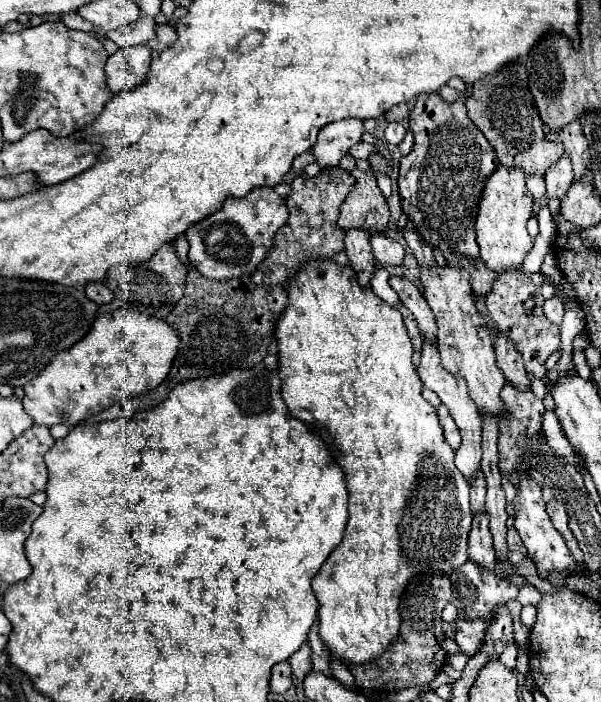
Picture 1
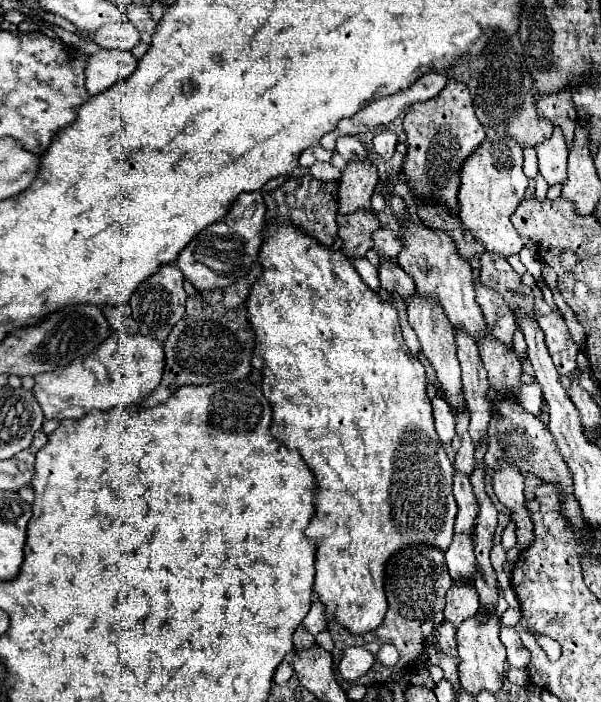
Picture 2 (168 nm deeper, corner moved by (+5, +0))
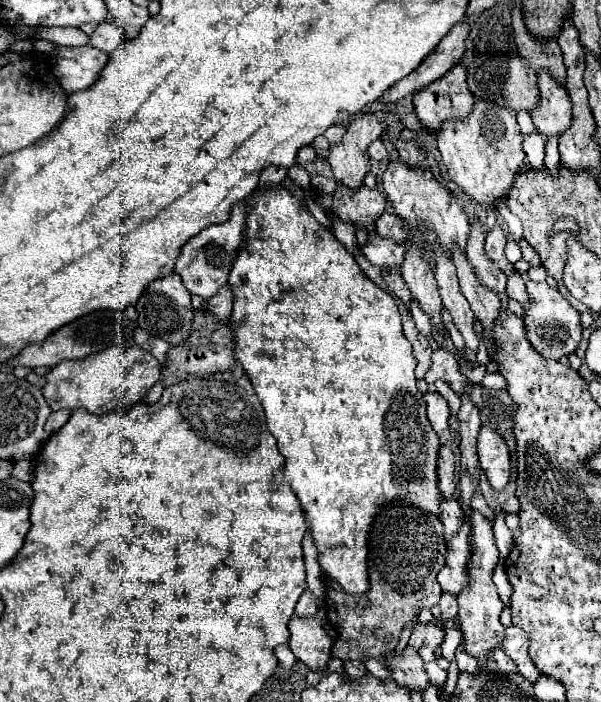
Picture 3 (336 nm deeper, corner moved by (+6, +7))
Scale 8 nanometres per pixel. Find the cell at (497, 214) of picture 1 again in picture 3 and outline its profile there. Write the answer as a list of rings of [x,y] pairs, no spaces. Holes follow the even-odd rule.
[[[475,100],[473,110],[463,120],[445,120],[437,134],[439,152],[447,168],[447,176],[475,202],[493,206],[493,200],[505,200],[515,174],[525,160],[521,128],[515,112],[491,100]]]

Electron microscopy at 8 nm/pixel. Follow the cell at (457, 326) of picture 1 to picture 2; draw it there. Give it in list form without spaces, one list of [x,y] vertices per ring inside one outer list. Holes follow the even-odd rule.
[[[410,221],[408,225],[402,225],[402,229],[404,229],[404,245],[402,245],[402,251],[396,257],[396,261],[408,275],[414,277],[418,295],[436,297],[438,305],[442,307],[444,315],[448,317],[448,321],[454,329],[462,329],[476,343],[480,339],[484,339],[486,325],[482,319],[482,311],[476,303],[472,267],[466,259],[462,259],[458,255],[452,237],[446,235],[444,231],[432,231],[432,229],[424,227],[422,223],[414,223],[414,221]]]

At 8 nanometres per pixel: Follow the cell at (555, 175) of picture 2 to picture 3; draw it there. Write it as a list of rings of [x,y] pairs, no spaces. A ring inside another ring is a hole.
[[[545,70],[537,72],[537,88],[539,104],[531,112],[535,128],[545,138],[565,132],[571,124],[571,98],[567,88]]]

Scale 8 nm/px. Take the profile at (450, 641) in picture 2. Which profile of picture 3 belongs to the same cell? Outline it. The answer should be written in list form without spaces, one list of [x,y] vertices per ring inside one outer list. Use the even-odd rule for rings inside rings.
[[[443,592],[441,602],[439,602],[439,608],[441,608],[441,624],[443,626],[453,624],[457,620],[457,598],[453,594]]]

